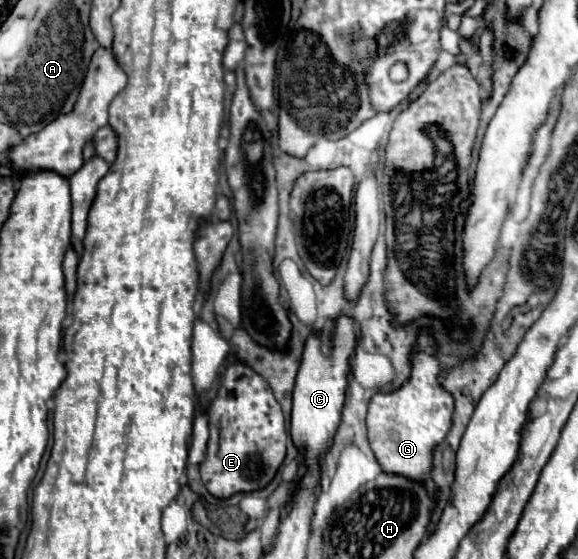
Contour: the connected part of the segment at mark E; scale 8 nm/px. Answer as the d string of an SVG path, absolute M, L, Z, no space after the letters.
M231 363L221 387L207 411L209 417L209 453L201 463L201 479L207 491L219 499L233 493L263 489L277 473L285 459L285 417L281 405L273 397L269 383L251 367Z

